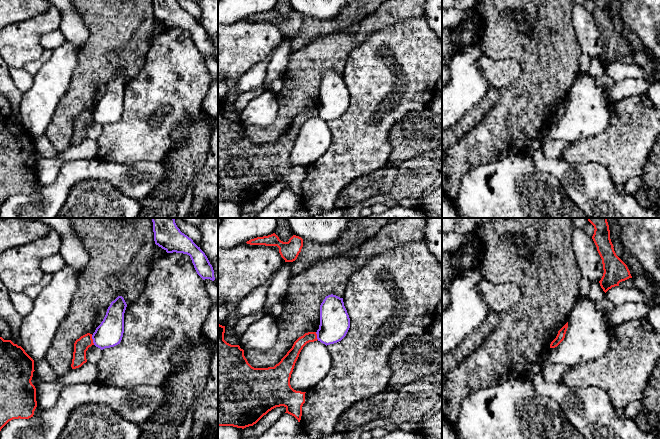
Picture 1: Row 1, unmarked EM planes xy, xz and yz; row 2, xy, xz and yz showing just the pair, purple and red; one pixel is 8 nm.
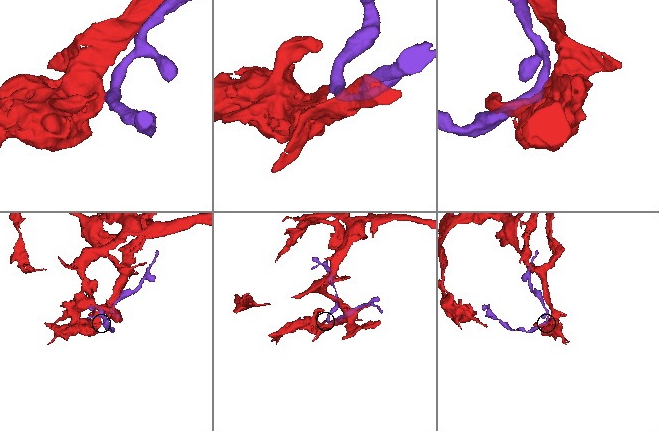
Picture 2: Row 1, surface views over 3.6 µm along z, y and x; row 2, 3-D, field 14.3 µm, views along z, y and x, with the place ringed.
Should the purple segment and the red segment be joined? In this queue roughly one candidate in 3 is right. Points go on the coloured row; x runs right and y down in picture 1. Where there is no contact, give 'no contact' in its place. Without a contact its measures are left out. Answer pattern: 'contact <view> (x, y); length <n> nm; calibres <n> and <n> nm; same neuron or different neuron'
contact xy (93, 340); length 80 nm; calibres 220 and 120 nm; different neuron

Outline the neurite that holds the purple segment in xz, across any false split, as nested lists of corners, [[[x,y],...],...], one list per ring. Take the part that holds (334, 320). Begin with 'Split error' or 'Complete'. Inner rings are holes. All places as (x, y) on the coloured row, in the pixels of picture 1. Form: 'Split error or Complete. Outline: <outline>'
Complete. Outline: [[[328,295],[320,305],[320,325],[317,339],[327,345],[341,341],[350,328],[350,318],[343,298]]]

